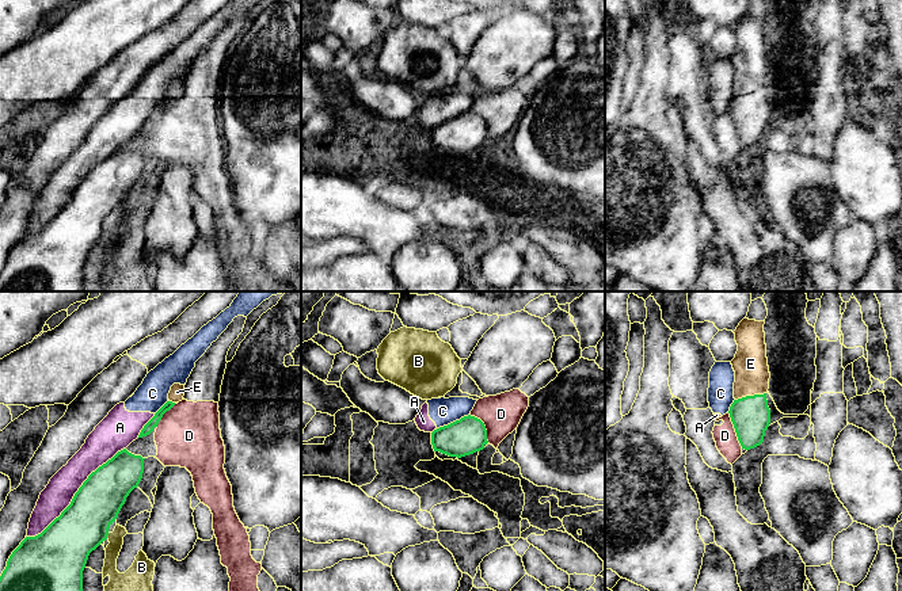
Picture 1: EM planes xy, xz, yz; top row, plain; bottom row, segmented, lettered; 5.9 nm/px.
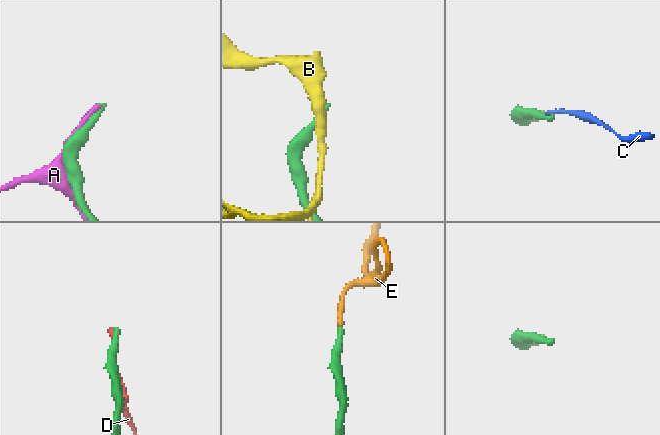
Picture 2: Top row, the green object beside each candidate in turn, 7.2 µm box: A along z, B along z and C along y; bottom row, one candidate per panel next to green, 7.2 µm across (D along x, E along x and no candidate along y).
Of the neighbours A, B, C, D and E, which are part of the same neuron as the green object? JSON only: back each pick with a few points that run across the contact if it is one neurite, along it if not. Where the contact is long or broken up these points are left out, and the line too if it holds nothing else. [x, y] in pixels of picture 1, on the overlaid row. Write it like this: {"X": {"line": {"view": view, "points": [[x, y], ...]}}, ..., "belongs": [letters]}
{"E": {"line": {"view": "yz", "points": [[750, 415], [750, 396], [750, 363]]}}, "belongs": ["E"]}

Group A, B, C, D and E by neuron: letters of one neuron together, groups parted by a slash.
A C / B / D / E

